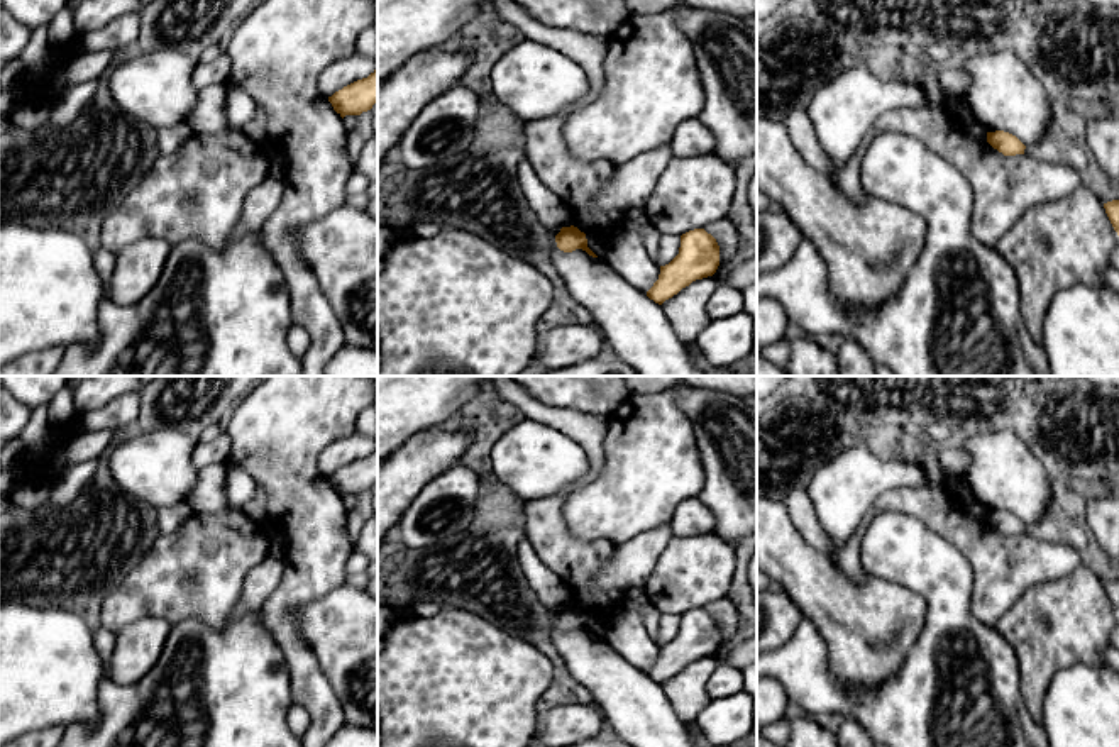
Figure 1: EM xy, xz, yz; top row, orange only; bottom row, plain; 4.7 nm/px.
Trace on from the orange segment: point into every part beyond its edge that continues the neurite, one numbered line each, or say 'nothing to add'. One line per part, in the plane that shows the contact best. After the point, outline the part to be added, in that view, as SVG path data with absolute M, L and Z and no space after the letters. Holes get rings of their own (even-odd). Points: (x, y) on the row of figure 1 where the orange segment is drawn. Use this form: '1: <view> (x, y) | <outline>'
nothing to add

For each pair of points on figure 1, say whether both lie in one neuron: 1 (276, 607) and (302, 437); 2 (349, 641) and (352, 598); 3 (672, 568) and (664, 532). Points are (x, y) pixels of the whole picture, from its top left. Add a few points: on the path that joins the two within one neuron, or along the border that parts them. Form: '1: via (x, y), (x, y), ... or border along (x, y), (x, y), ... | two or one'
1: via (302, 564), (302, 480) | one
2: via (349, 630), (349, 608) | one
3: border along (674, 536), (647, 580) | two

